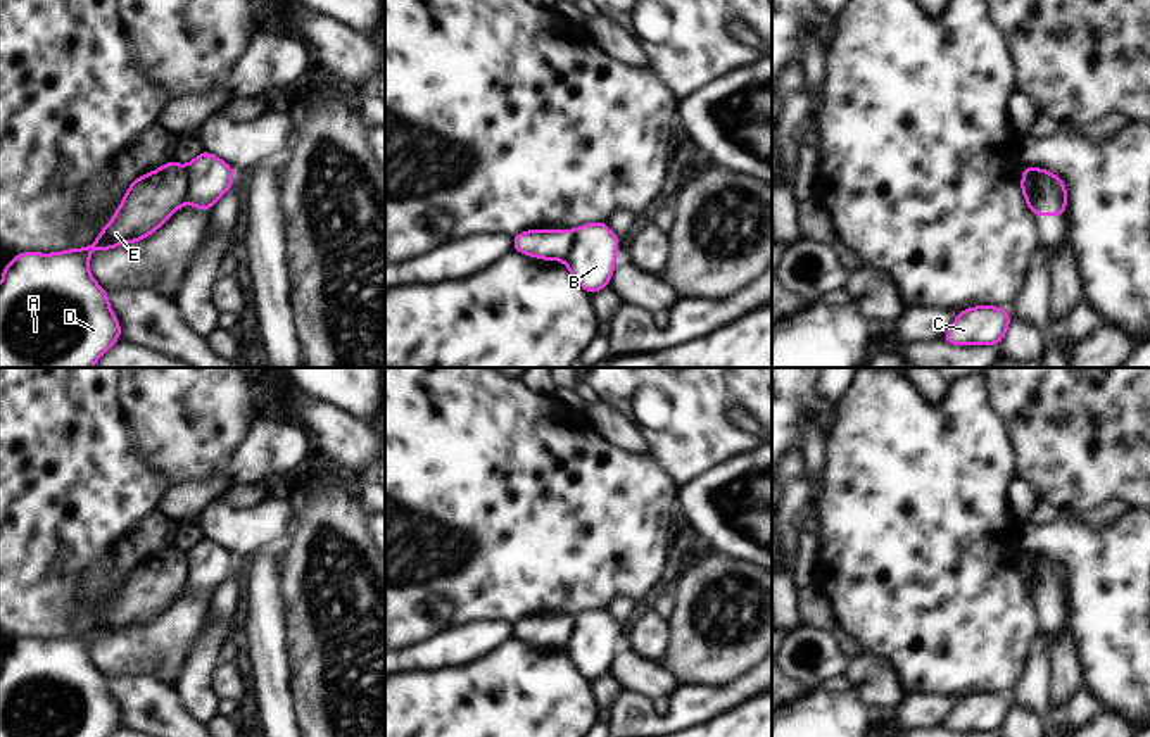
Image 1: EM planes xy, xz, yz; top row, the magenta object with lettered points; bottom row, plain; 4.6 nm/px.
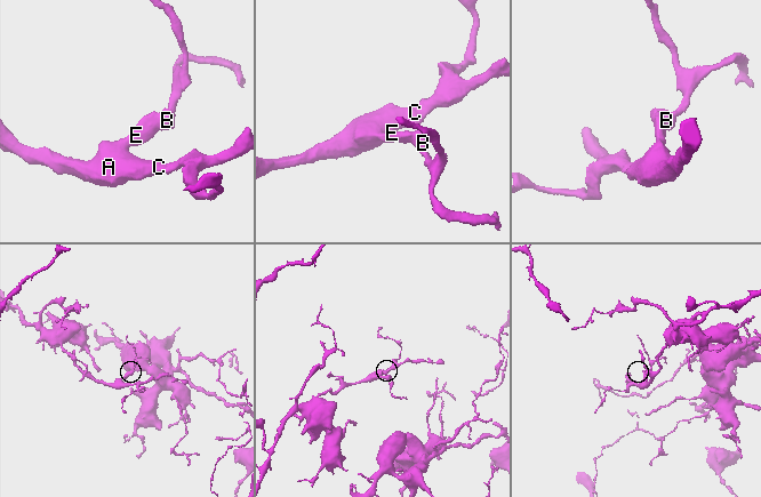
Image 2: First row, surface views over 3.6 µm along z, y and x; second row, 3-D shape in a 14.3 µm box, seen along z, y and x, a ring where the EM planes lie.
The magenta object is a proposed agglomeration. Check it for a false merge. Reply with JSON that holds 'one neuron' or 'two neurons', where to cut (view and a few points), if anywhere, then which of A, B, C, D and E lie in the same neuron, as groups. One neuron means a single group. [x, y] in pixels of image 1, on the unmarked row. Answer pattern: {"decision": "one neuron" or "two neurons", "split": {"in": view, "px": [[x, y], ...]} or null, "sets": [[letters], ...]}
{"decision": "two neurons", "split": {"in": "xy", "px": [[183, 553], [185, 589]]}, "sets": [["A", "C", "D", "E"], ["B"]]}

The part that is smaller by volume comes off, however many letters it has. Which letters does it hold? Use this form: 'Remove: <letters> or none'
Remove: B.

